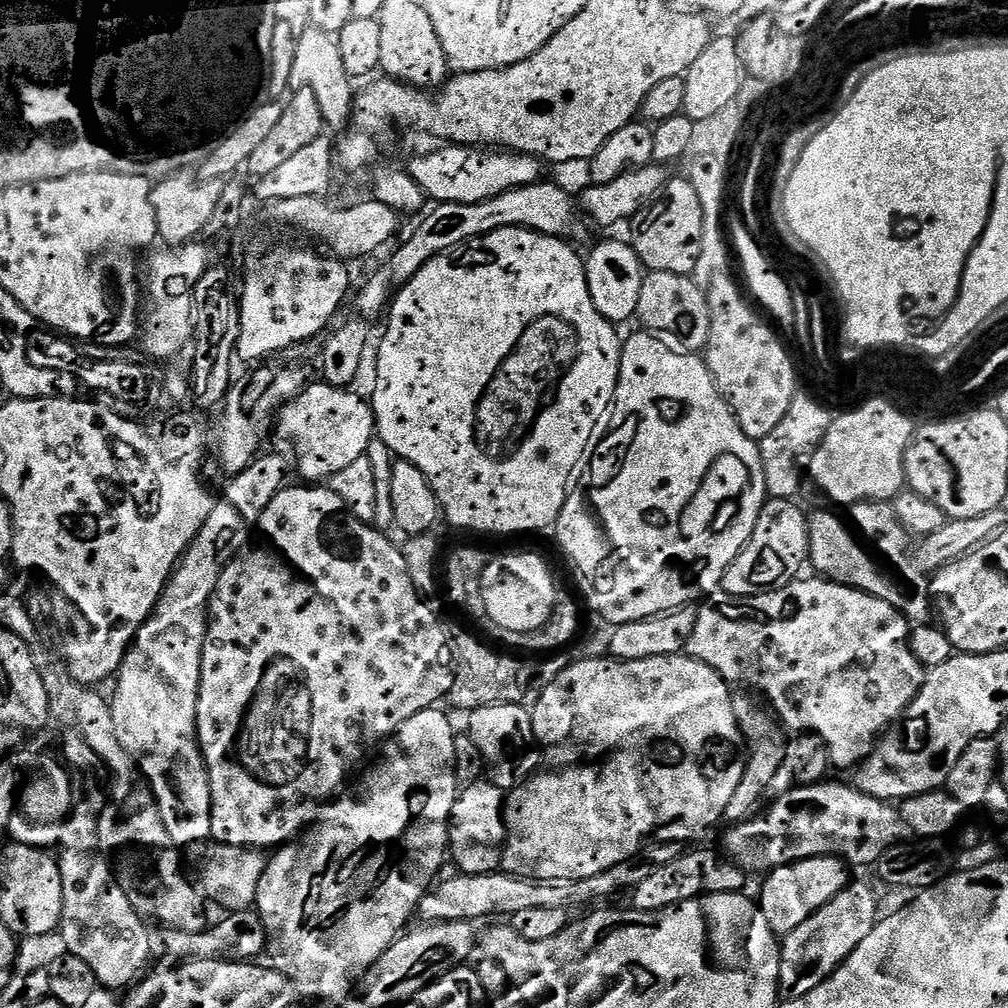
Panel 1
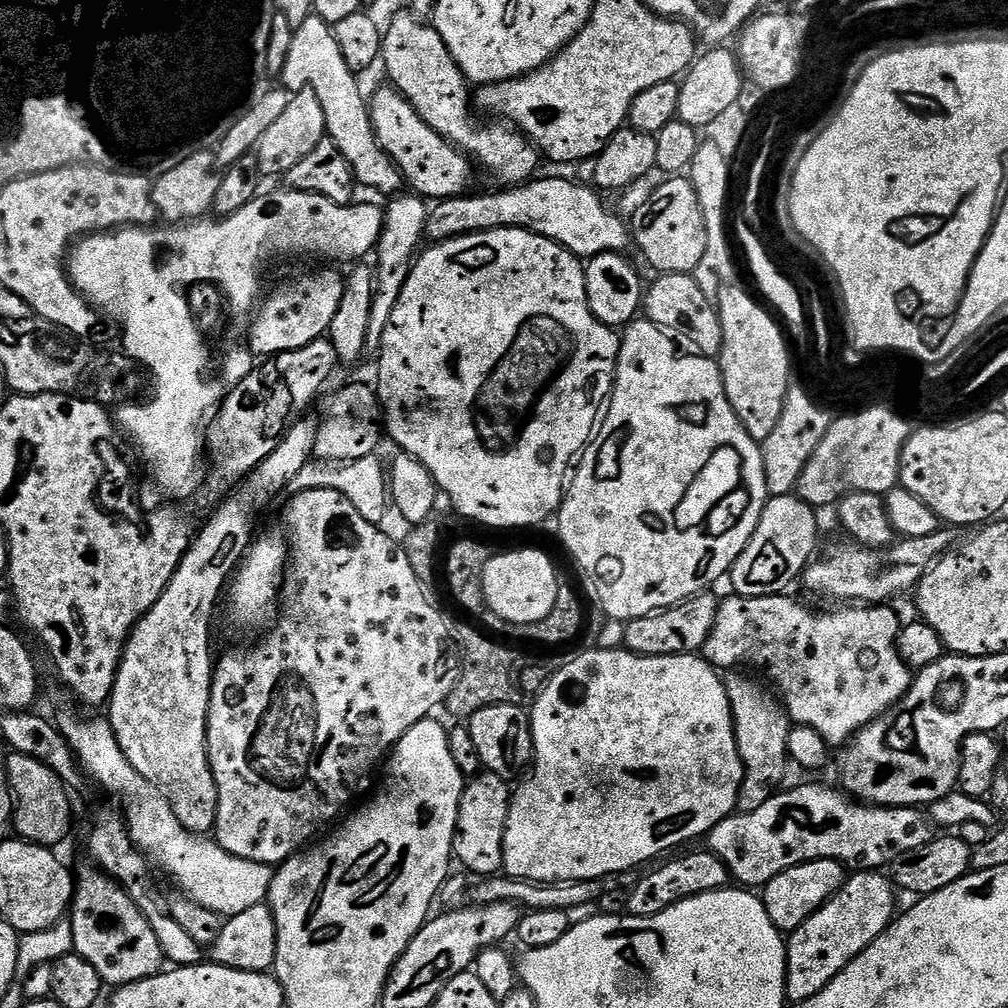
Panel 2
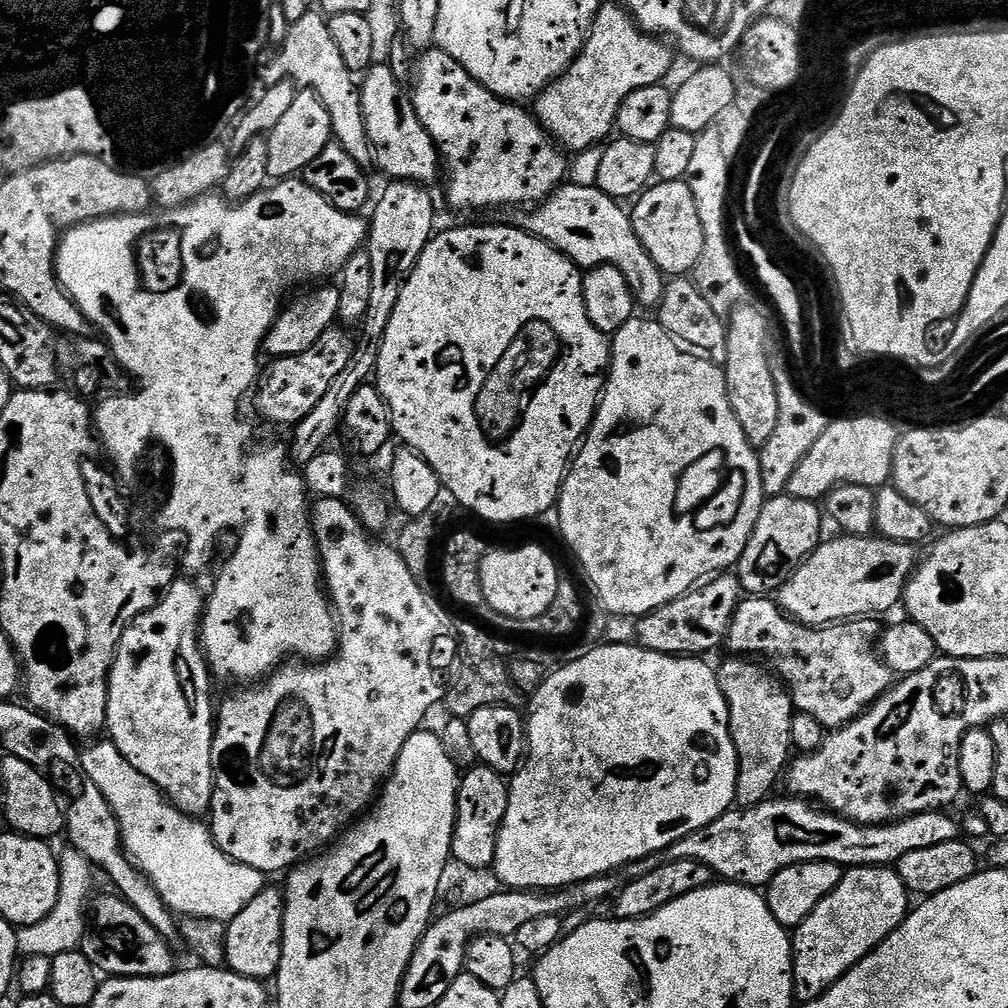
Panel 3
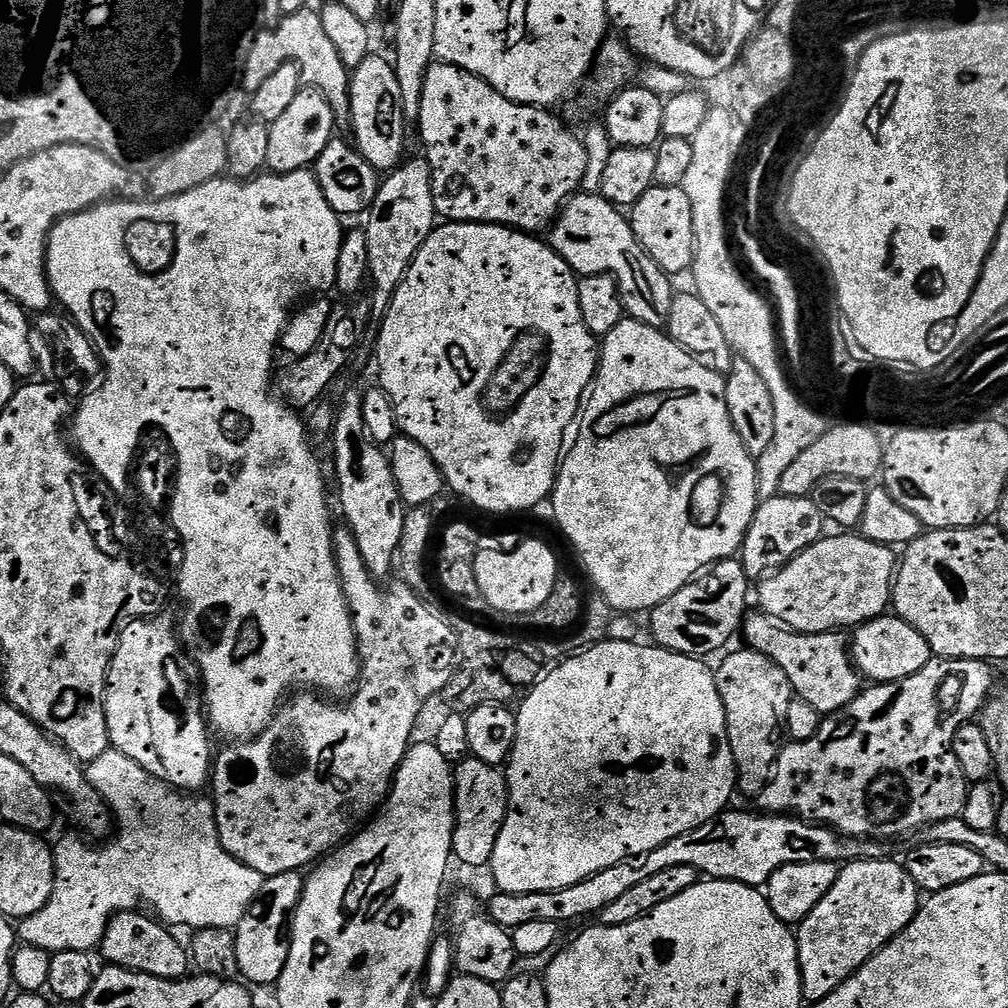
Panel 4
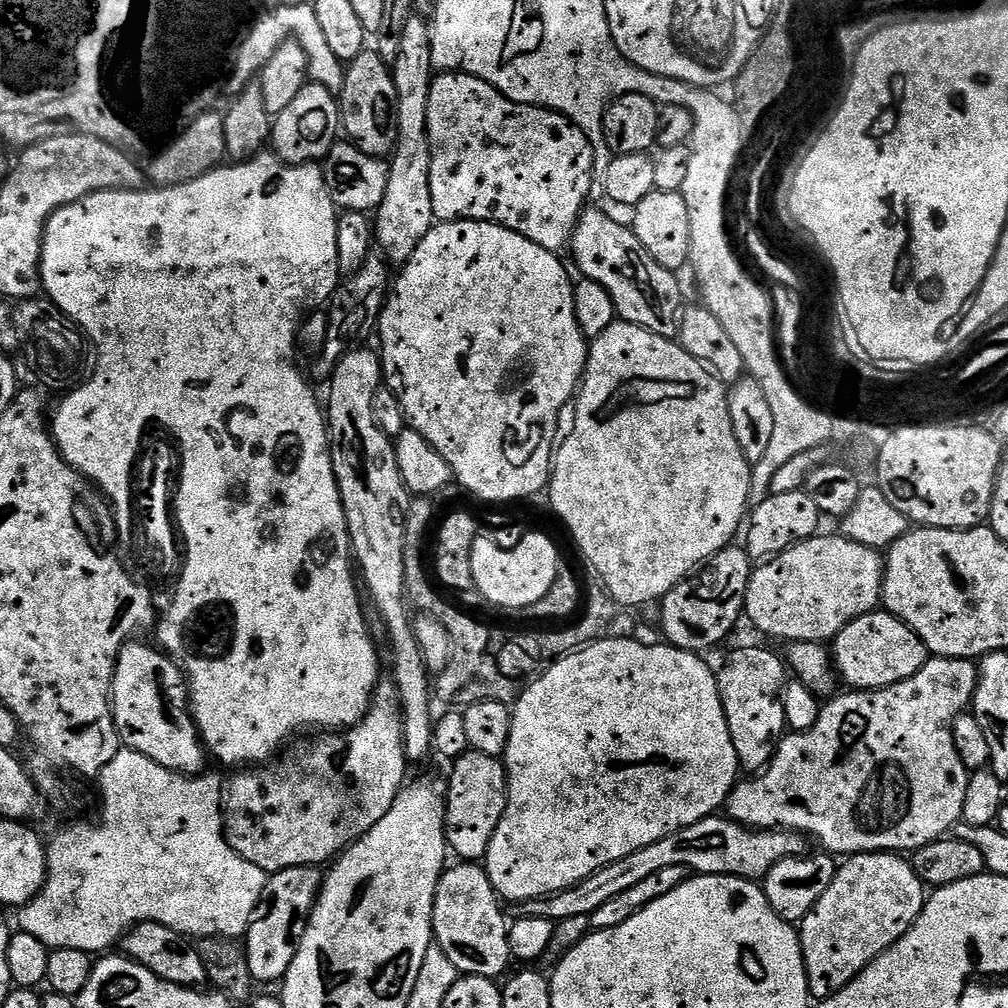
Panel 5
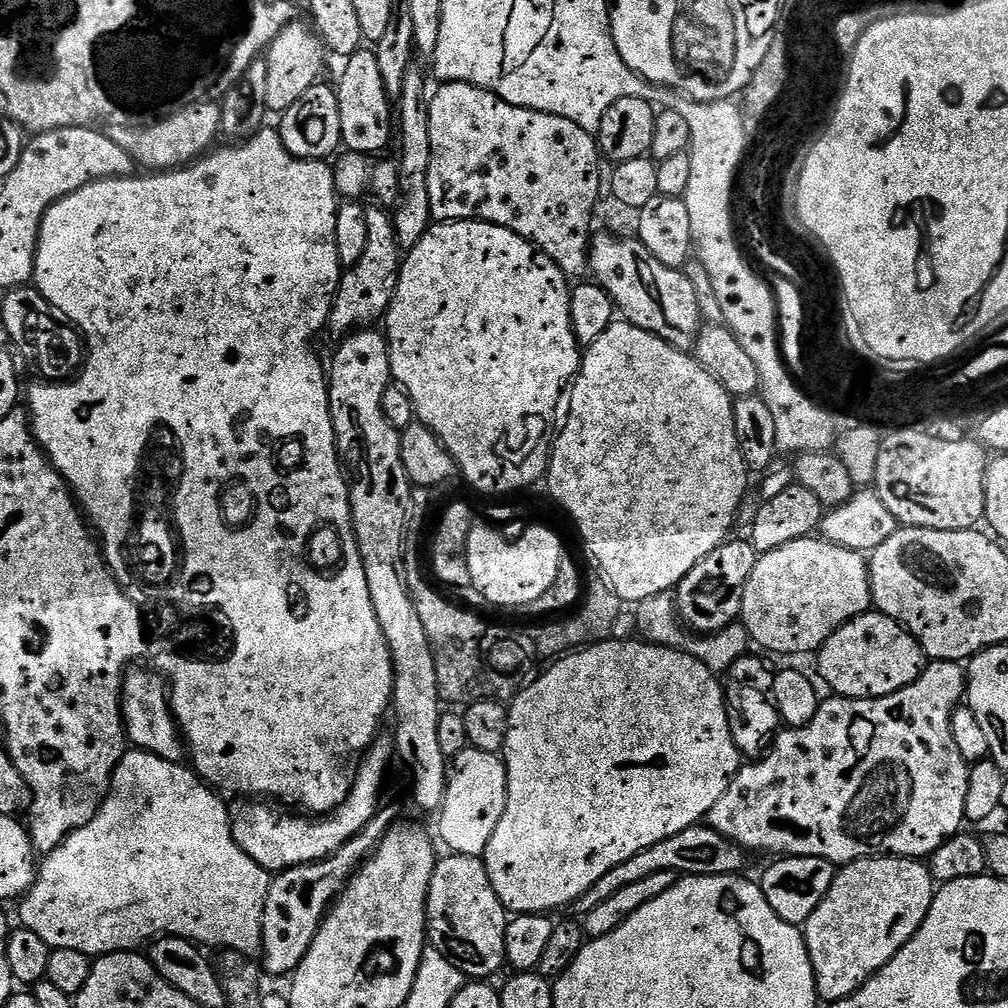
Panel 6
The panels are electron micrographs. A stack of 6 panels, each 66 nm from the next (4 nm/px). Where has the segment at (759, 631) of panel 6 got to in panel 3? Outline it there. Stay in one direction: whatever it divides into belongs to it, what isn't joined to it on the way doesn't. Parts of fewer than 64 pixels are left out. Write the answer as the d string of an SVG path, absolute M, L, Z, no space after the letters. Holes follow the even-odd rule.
M843 534L837 535L837 540L825 539L820 547L808 557L807 560L801 564L798 571L785 582L778 593L778 603L785 612L794 620L799 620L801 624L809 626L831 626L837 622L847 622L850 620L858 620L861 618L876 618L879 617L879 612L888 612L892 607L899 605L904 598L904 587L907 586L908 580L911 578L913 572L918 567L918 552L917 545L903 544L902 542L894 542L893 540L885 540L877 538L875 535L870 536L846 536Z

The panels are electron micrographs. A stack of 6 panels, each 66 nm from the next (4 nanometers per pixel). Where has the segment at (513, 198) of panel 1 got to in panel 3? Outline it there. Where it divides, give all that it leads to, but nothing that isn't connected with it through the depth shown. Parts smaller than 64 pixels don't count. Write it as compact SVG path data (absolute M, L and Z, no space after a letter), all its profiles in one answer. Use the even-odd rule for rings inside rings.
M561 184L547 196L543 204L513 211L511 227L520 228L544 240L550 247L557 248L563 256L574 261L581 270L597 268L603 264L622 270L622 274L626 274L626 282L630 282L630 290L637 305L644 307L645 304L655 309L664 293L664 273L652 261L650 254L646 254L625 205L610 198L600 188L588 184Z

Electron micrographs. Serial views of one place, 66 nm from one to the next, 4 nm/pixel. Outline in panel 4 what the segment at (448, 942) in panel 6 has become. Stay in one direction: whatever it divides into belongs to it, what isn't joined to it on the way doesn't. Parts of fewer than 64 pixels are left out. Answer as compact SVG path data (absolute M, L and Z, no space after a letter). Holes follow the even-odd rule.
M464 892L452 900L452 924L456 927L454 935L454 964L465 976L482 978L497 986L503 985L509 976L513 975L512 968L518 963L518 957L509 929L498 926L488 915L485 905L479 904L470 893Z

